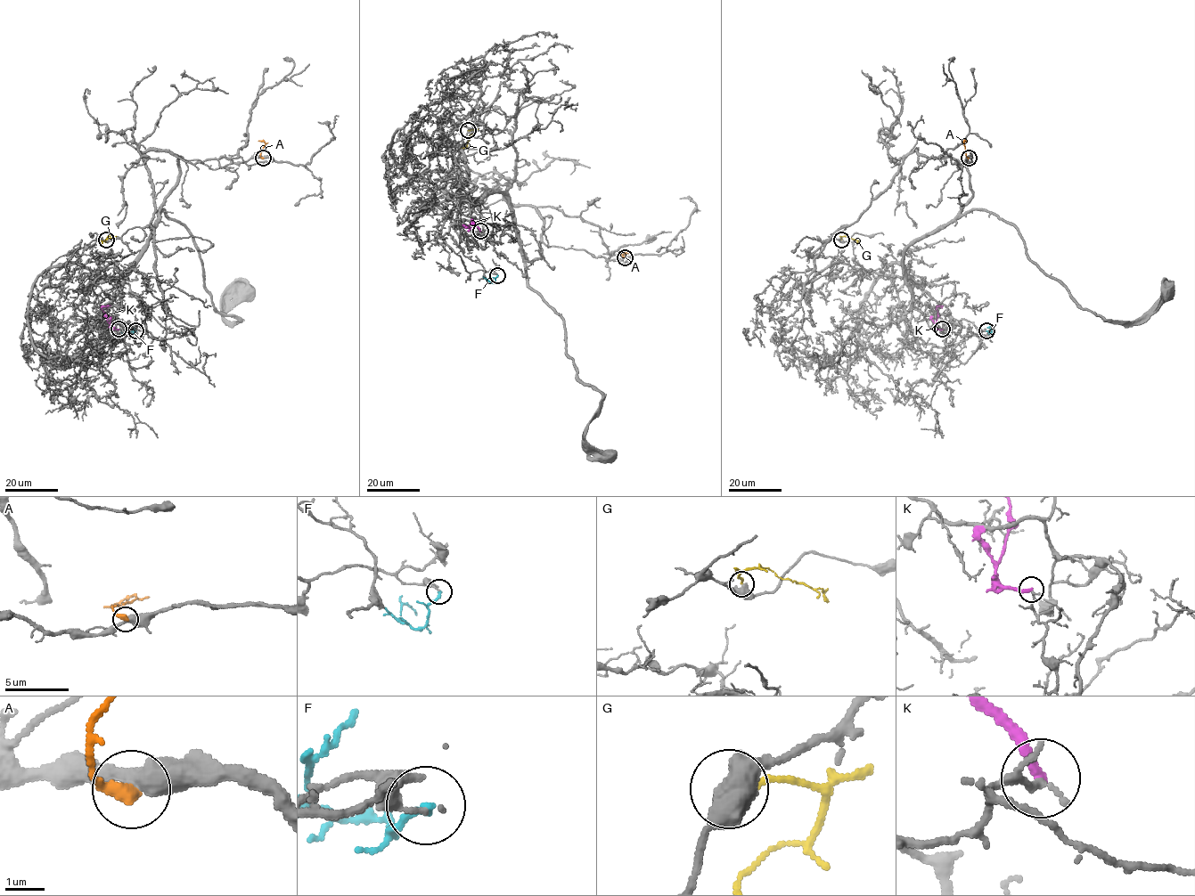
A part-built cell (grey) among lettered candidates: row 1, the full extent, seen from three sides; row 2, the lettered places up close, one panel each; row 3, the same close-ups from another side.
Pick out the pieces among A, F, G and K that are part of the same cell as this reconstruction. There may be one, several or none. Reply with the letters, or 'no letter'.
no letter

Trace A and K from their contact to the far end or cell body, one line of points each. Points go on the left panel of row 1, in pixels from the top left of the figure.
A: (263, 158), (260, 153), (266, 143), (257, 141)
K: (118, 329), (115, 329), (107, 321), (102, 308), (107, 305)

